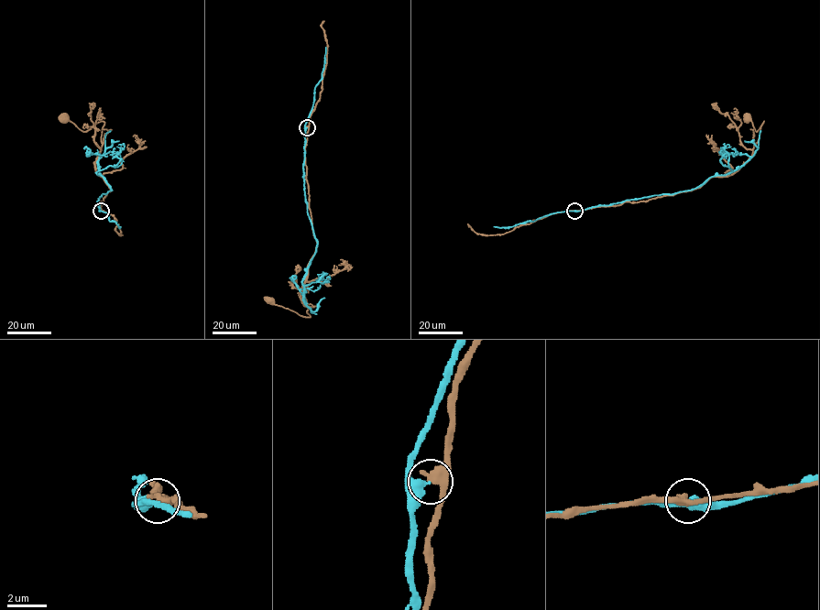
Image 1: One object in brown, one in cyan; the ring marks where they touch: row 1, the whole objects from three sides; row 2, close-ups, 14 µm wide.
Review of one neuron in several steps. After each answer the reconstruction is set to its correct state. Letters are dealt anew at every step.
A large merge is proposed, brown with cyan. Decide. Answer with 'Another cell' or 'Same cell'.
Another cell

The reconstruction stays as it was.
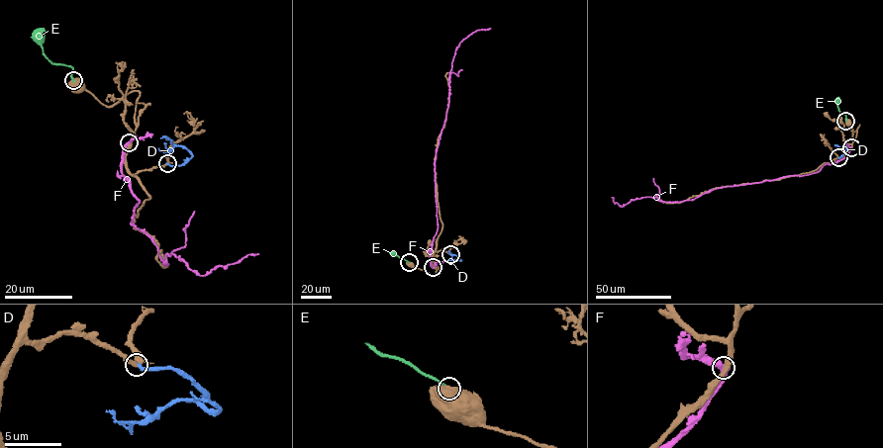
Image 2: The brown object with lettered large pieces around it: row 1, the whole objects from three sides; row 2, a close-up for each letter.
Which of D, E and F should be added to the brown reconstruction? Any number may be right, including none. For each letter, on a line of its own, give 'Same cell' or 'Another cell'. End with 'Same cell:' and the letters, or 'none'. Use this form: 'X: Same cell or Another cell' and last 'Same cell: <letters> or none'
D: Another cell
E: Another cell
F: Another cell
Same cell: none

